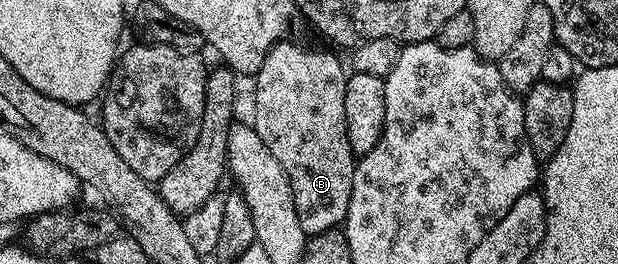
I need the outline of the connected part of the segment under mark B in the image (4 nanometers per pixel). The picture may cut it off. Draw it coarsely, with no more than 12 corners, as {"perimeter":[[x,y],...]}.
{"perimeter":[[274,44],[251,125],[306,236],[338,229],[355,155],[332,49]]}

